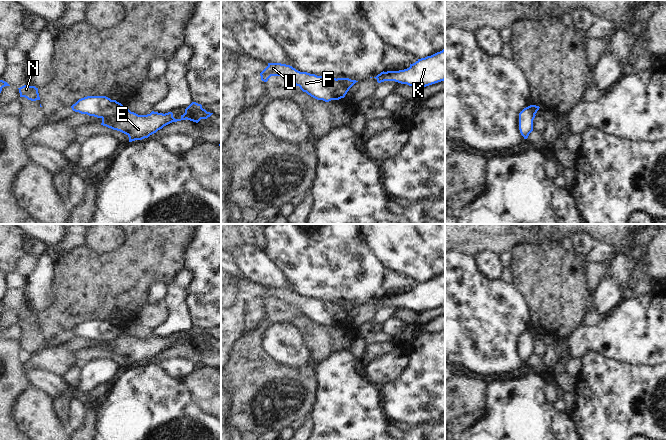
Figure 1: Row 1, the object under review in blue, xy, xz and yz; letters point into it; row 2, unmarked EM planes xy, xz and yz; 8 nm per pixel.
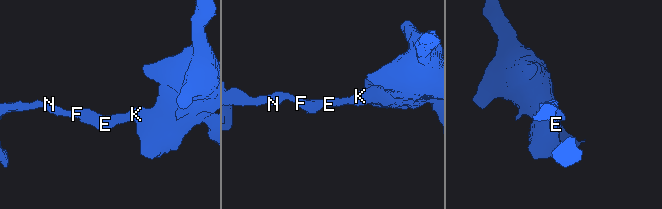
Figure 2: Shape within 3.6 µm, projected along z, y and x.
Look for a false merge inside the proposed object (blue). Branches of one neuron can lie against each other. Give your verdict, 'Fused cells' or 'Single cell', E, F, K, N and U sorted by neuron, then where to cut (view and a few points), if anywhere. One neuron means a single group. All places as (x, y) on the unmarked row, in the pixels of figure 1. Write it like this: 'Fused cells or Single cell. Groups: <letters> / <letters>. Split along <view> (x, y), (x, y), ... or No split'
Fused cells. Groups: E K / F N U. Split along xy (123, 330), (113, 339), (102, 342)

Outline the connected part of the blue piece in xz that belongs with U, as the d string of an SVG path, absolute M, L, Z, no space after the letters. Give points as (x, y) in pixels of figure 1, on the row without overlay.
M268 287L260 300L264 306L267 306L271 300L282 300L299 310L303 316L311 321L325 326L344 322L350 313L336 302L300 296L290 289L281 287Z

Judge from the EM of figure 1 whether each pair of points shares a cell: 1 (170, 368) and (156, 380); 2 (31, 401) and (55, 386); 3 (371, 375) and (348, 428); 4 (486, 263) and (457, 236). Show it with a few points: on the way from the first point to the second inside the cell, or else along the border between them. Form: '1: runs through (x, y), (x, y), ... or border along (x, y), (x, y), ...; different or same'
1: border along (159, 364), (170, 375), (181, 381); different
2: border along (32, 384), (44, 389), (54, 399); different
3: border along (362, 376), (377, 390); different
4: border along (498, 254), (480, 252), (475, 256); different

